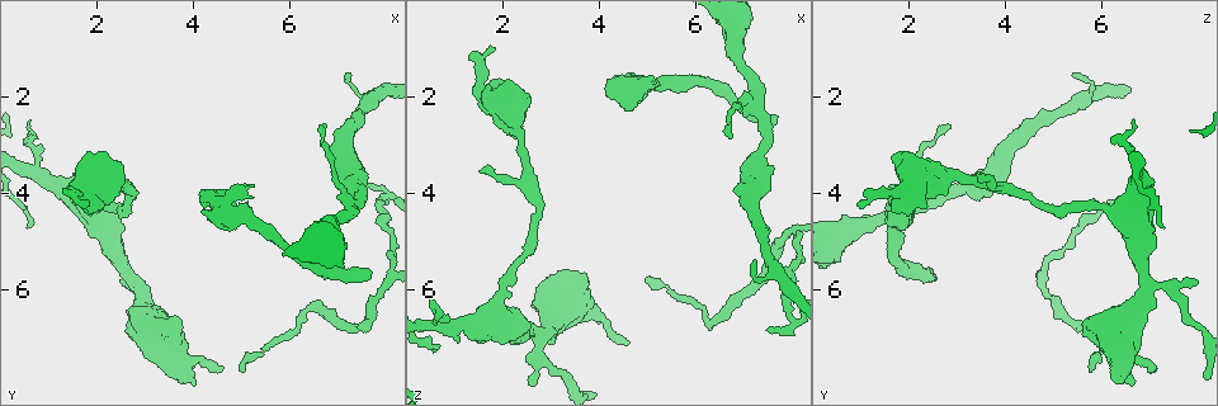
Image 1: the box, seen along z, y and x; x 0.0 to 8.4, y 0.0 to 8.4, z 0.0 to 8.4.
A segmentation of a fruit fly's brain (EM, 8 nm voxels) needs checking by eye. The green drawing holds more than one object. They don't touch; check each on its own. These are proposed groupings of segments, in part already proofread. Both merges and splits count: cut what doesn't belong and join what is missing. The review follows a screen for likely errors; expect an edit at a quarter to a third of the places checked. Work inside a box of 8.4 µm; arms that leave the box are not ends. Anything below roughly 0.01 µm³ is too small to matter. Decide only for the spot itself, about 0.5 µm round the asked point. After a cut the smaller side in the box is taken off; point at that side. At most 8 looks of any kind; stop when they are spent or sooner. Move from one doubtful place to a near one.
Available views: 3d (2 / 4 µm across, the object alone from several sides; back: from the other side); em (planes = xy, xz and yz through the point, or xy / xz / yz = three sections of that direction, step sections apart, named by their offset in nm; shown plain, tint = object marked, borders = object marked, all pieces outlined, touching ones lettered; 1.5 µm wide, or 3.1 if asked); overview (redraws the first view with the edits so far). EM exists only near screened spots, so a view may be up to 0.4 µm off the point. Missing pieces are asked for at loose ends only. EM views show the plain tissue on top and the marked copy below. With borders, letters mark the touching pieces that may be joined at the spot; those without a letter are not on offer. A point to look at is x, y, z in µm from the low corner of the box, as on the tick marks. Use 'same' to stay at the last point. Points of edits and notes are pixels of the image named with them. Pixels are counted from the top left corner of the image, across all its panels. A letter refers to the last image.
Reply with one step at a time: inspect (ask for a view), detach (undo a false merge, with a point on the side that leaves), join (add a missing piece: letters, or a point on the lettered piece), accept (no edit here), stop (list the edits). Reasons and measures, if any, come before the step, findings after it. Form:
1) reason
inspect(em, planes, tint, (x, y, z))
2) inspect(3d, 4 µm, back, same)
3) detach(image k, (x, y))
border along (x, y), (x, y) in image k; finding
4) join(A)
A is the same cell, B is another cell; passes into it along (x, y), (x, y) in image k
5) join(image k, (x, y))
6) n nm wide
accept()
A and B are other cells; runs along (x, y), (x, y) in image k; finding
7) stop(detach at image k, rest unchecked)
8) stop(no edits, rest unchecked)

calibre changes
inspect(3d, 4 µm, (0.80, 3.65, 6.75))

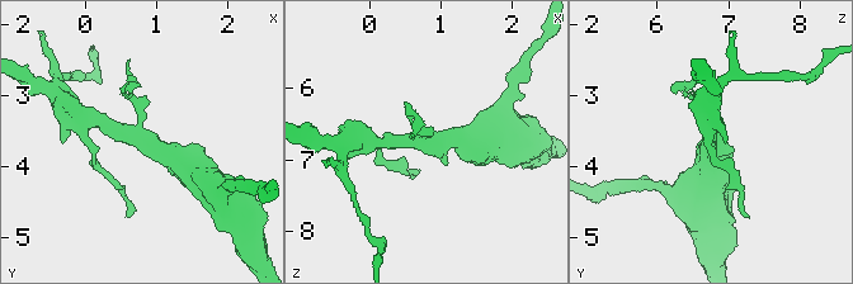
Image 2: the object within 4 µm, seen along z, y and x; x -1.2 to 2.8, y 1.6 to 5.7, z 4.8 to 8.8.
inspect(em, planes, borders, (0.75, 3.60, 6.75))

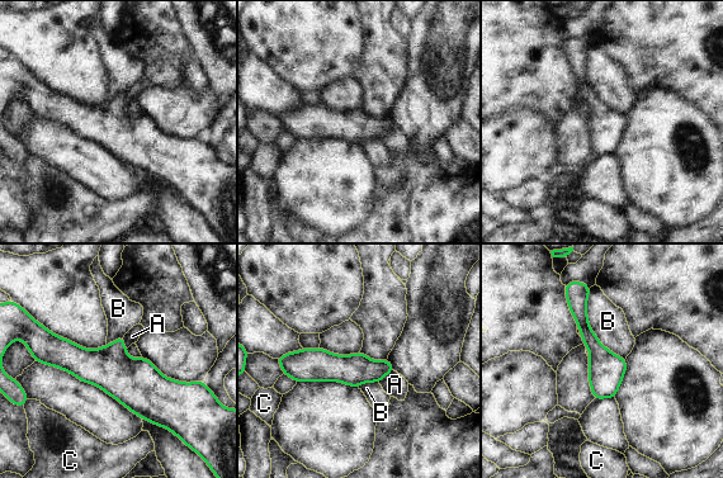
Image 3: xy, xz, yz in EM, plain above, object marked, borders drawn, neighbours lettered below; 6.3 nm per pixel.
accept()
A, B and C are other cells; all the same cell

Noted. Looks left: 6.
inspect(em, xz, step 4, borders, (7.20, 1.55, 5.45))

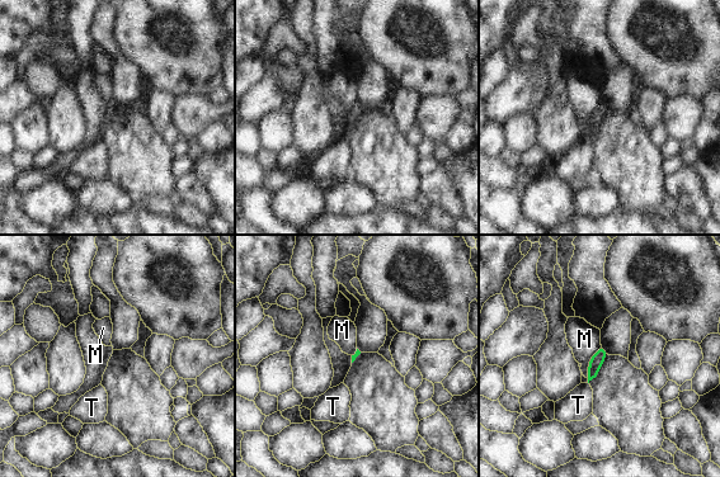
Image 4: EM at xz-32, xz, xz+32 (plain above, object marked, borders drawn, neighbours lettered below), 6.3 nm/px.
accept()
M and T are other cells; border along (601, 345), (591, 358), (587, 377) in image 4; none of them fits

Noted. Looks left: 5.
end of a long branch
inspect(3d, 2 µm, (7.75, 5.70, 2.40))

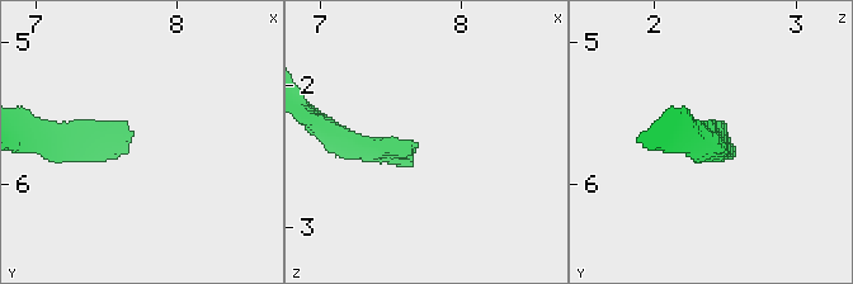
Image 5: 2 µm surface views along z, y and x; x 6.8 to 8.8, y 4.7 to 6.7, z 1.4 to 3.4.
inspect(em, planes, borders, (7.70, 5.62, 2.42))

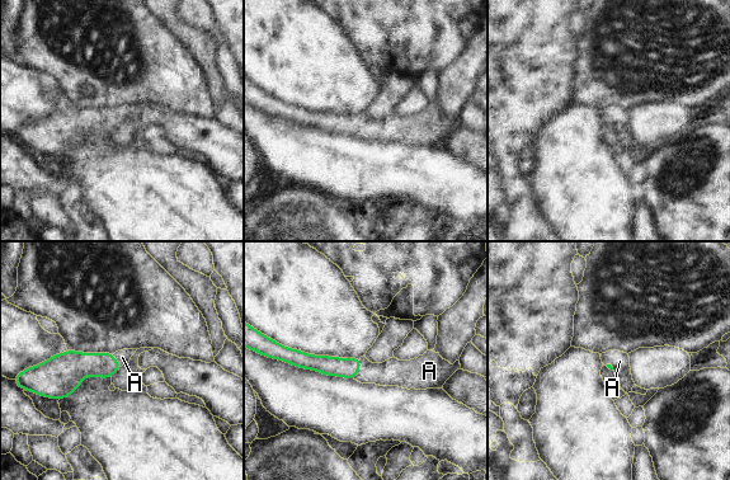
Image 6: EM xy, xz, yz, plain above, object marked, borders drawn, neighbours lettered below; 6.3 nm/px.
join(A)
A is the same cell; passes into it along (330, 366), (358, 368), (392, 372) in image 6; the cell continues

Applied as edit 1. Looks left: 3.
stop(join at image 6, rest unchecked)

